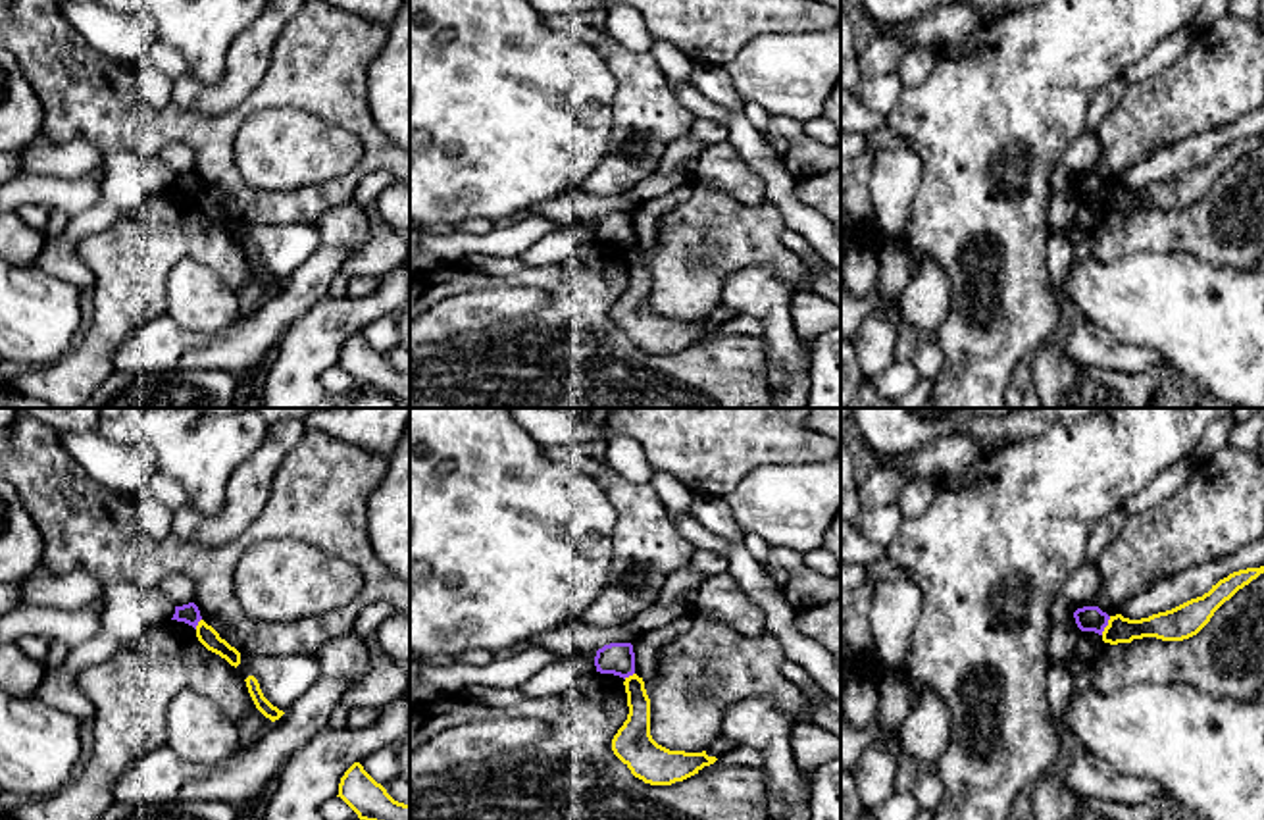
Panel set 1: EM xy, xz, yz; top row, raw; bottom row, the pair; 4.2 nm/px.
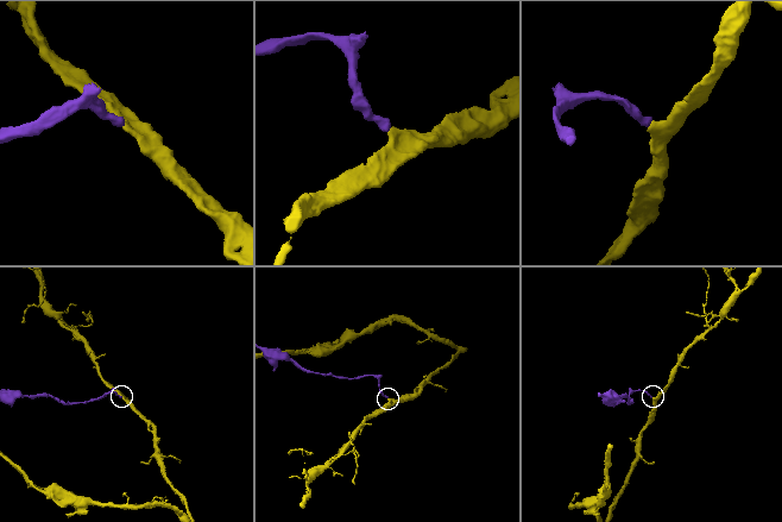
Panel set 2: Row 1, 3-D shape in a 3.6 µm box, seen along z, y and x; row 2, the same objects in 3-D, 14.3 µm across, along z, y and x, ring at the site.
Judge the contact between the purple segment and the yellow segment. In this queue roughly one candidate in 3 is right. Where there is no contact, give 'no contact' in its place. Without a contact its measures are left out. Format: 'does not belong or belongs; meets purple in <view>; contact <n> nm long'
does not belong; meets purple in yz; contact 90 nm long

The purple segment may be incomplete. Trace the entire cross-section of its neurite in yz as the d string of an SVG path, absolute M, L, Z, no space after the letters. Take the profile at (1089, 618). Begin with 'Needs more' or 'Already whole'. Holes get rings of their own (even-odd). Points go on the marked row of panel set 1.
Already whole. M1083 606L1074 612L1075 624L1081 631L1095 631L1102 635L1110 616L1099 606Z

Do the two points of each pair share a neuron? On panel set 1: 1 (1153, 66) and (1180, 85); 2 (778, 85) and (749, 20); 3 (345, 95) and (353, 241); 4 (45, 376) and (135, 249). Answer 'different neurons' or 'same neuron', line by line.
1: different neurons
2: different neurons
3: different neurons
4: same neuron

